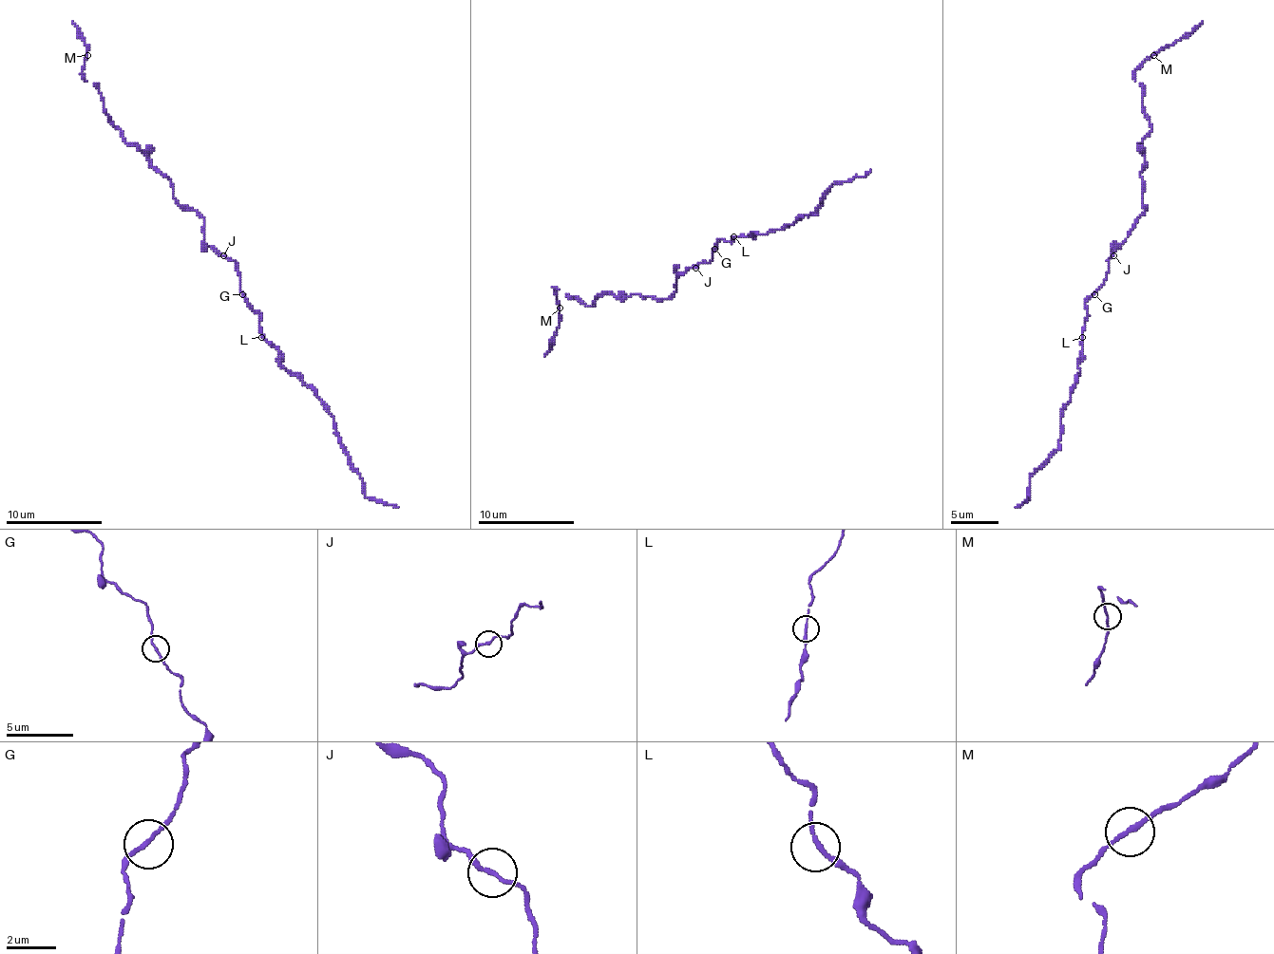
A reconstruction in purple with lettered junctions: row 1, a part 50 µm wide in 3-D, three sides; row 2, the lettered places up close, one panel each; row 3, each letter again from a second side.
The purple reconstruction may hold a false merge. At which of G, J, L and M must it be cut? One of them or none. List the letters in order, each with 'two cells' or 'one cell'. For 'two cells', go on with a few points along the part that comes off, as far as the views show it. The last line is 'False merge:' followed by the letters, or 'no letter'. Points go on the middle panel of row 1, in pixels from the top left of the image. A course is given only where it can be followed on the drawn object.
G: one cell
J: one cell
L: one cell
M: two cells; foreign part runs (559, 308), (559, 327), (544, 356)
False merge: M

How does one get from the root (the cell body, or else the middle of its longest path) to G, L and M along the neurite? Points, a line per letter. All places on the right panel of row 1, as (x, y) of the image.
G: (1111, 255), (1106, 280), (1094, 294)
L: (1111, 255), (1104, 285), (1085, 304), (1087, 315), (1082, 337)
M: (1111, 255), (1145, 210), (1140, 177), (1145, 153), (1140, 143), (1151, 126), (1135, 71), (1154, 54)

